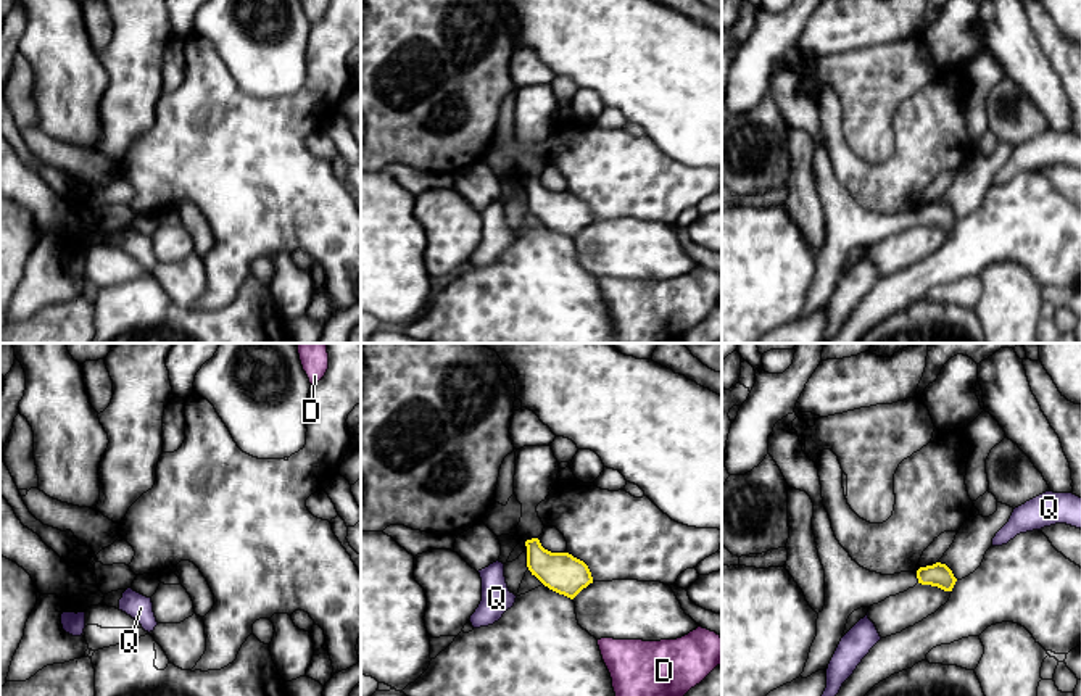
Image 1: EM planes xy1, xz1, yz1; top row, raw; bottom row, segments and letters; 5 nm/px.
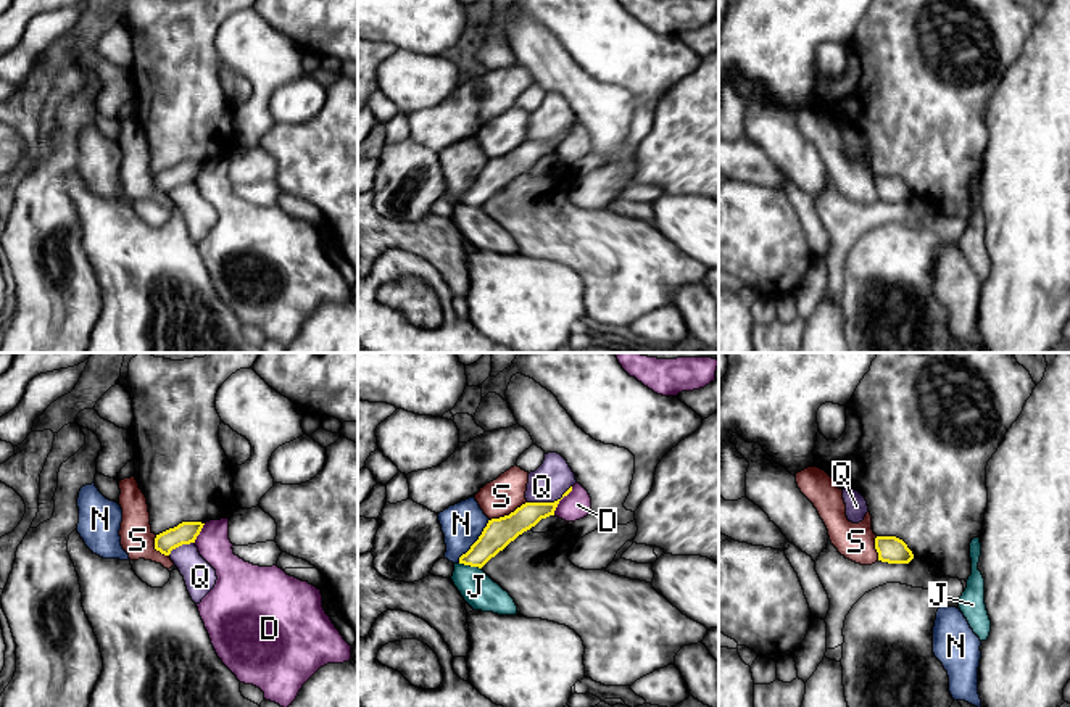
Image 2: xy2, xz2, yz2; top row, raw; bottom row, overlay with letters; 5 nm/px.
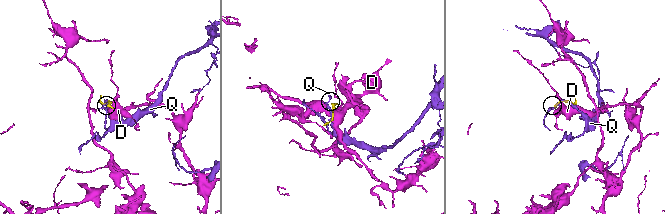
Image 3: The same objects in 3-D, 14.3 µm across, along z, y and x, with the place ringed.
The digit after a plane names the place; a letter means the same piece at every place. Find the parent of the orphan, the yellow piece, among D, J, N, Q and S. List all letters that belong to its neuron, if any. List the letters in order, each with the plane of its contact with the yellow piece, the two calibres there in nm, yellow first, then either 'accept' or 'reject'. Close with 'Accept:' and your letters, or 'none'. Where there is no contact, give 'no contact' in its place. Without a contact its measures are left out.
D: contact in xz2; calibres 120 and 140 nm; reject
J: contact in xz2; calibres 150 and 170 nm; reject
N: contact in xz2; calibres 150 and 200 nm; reject
Q: contact in xz2; calibres 120 and 180 nm; reject
S: contact in xz2; calibres 150 and 190 nm; reject
Accept: none

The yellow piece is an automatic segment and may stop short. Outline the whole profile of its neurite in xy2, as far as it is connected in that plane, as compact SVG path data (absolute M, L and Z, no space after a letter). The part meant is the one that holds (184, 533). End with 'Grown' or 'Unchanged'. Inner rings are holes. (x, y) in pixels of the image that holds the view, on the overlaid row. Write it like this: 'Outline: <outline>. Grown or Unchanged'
Outline: M182 522L174 528L169 528L155 538L155 549L164 556L169 556L172 549L195 543L205 523L201 522Z. Unchanged

